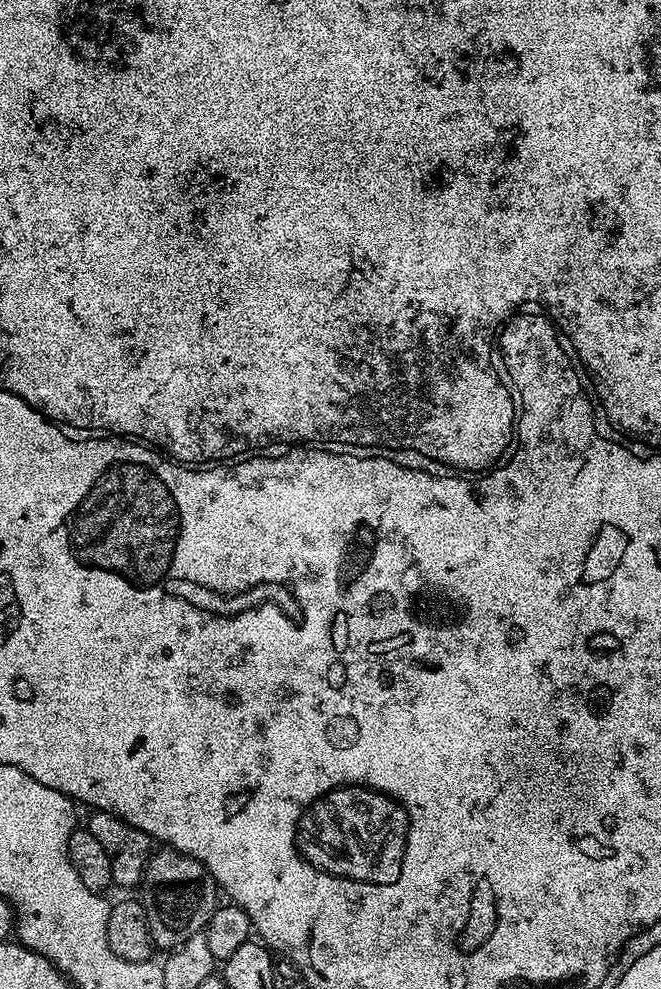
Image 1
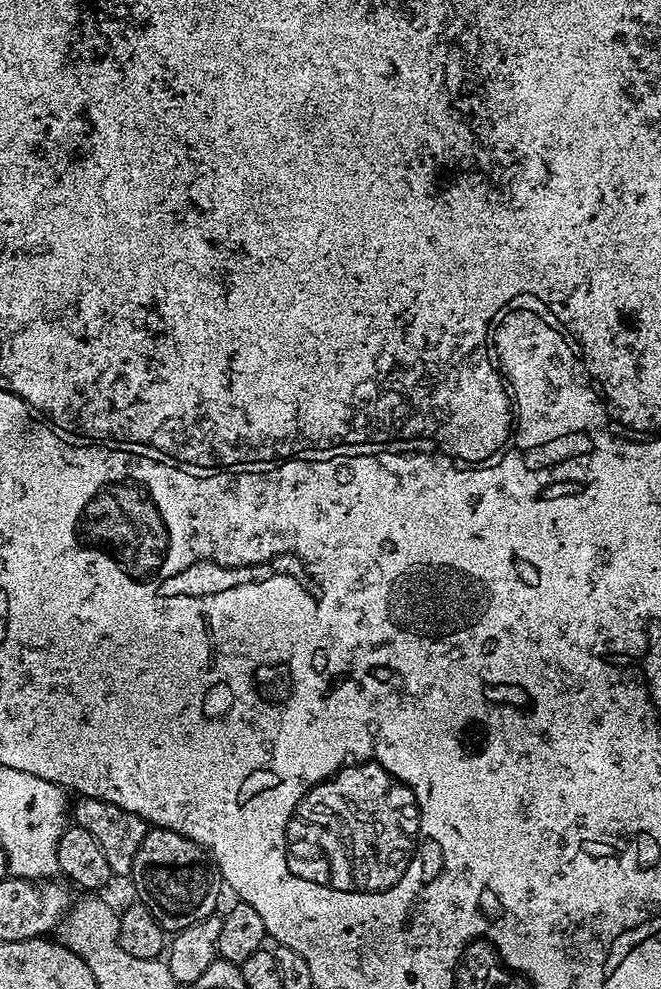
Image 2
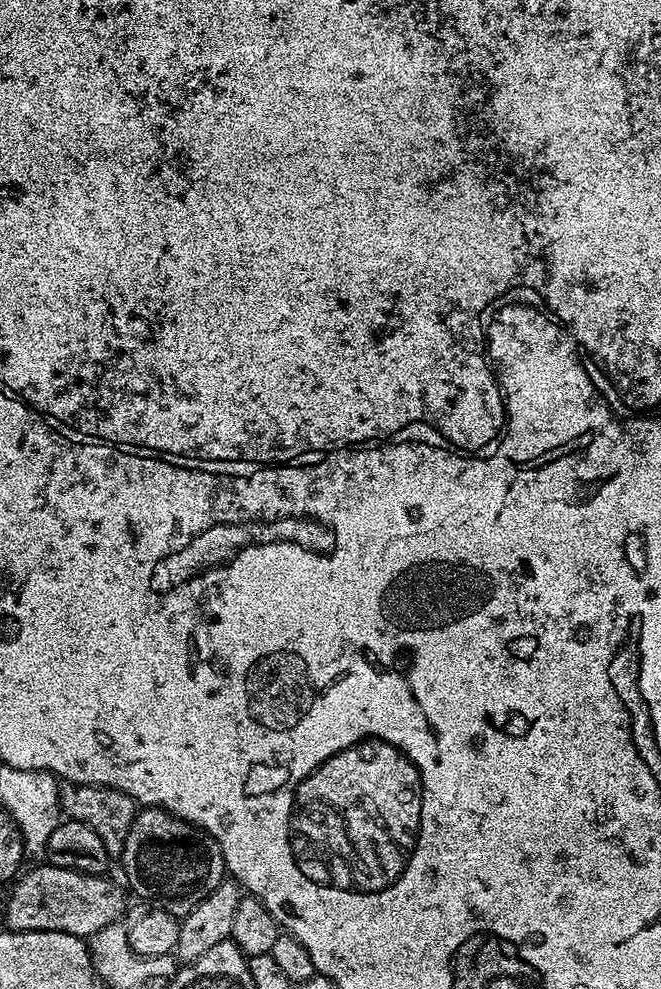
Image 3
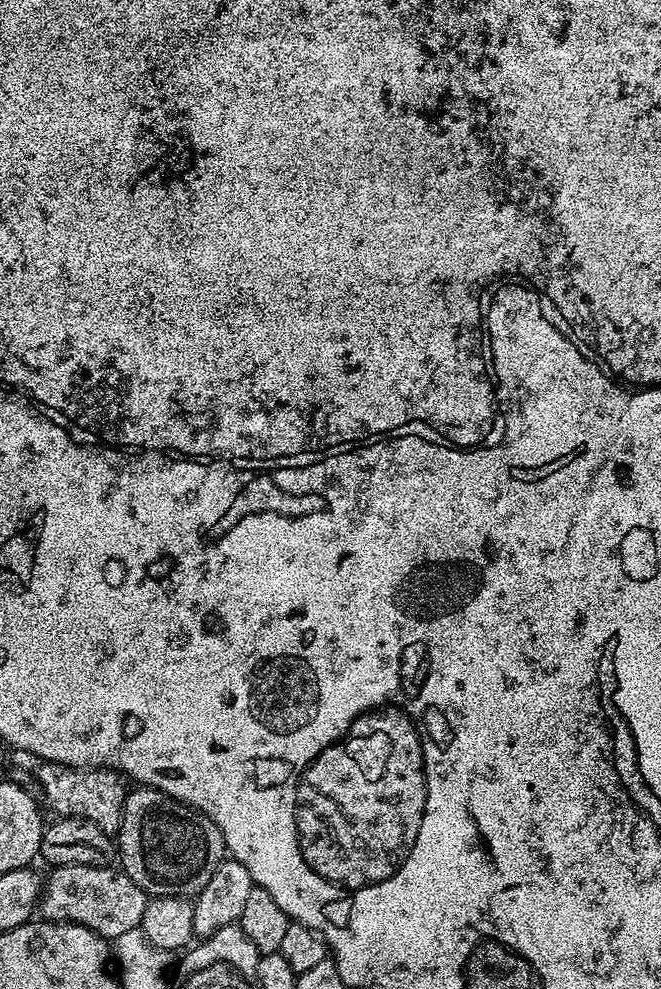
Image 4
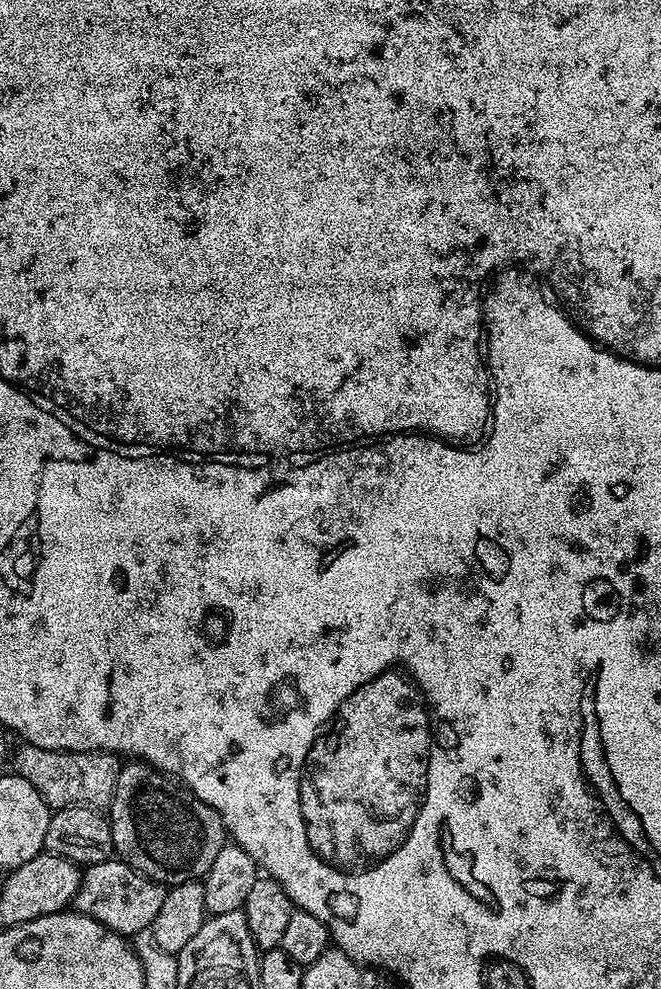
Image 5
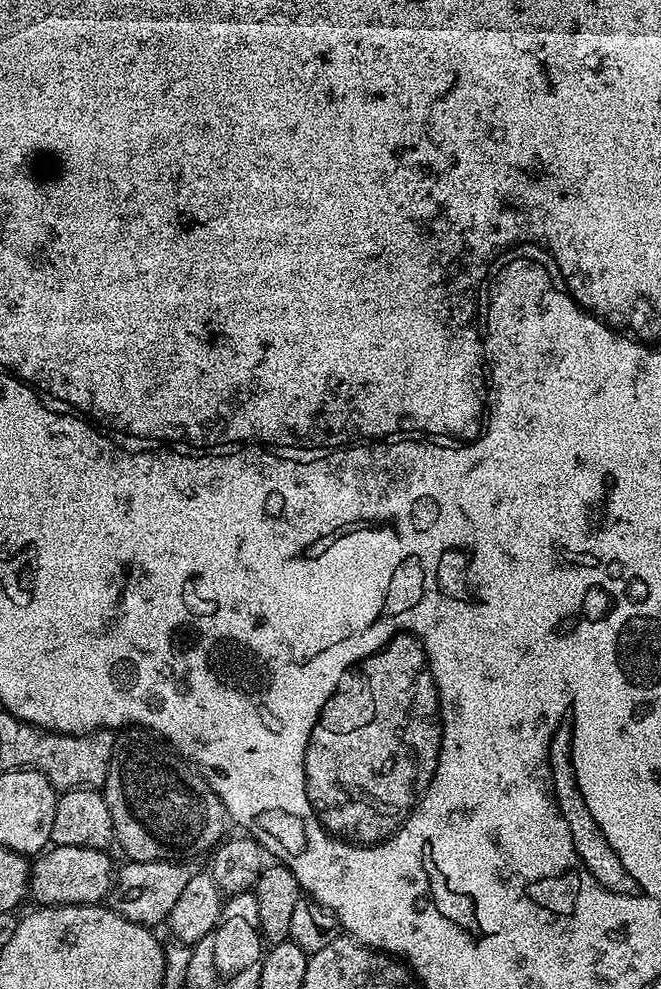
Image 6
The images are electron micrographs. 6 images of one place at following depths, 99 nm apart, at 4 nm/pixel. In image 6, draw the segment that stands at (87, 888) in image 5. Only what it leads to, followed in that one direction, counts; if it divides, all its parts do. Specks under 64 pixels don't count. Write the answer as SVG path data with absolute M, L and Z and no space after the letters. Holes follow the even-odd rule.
M133 860L125 863L125 868L115 873L112 891L106 900L111 908L122 918L135 924L145 926L163 925L168 919L170 910L174 910L174 902L178 902L182 889L190 883L190 878L196 875L198 868L192 862L173 862L159 860L158 862L138 862Z

